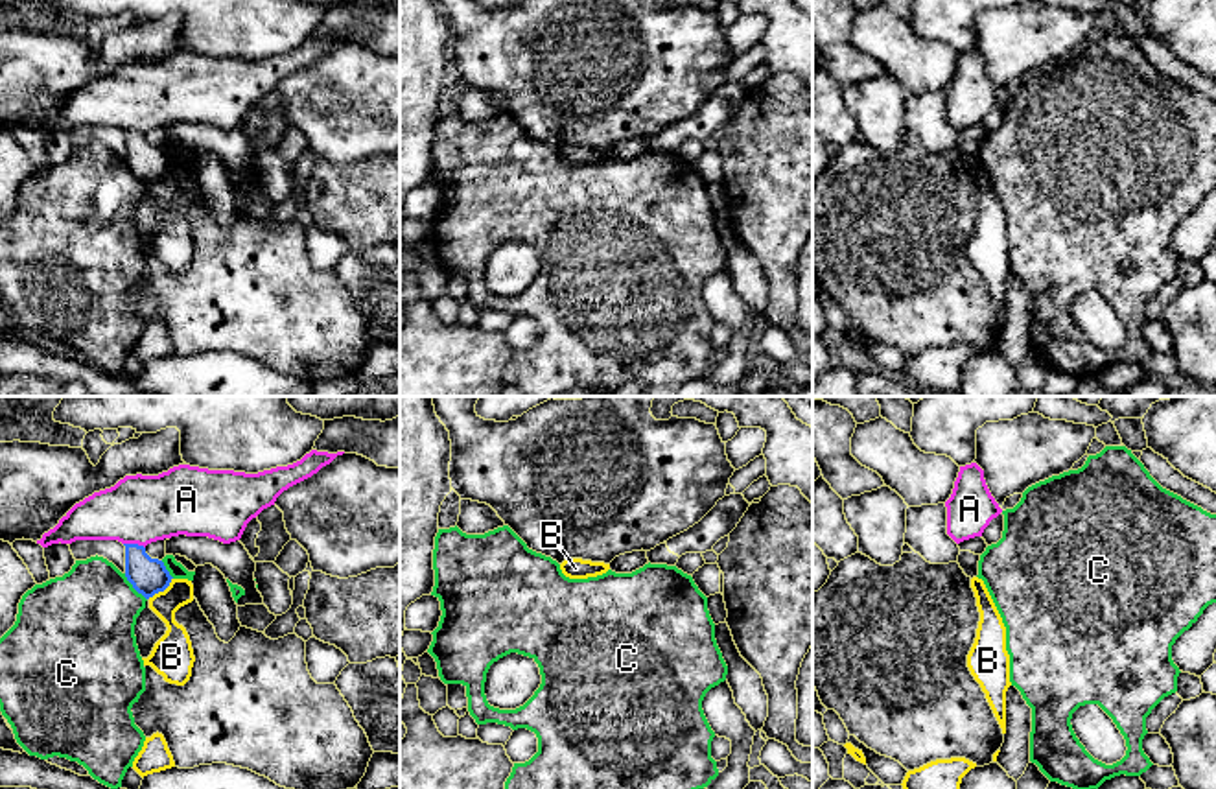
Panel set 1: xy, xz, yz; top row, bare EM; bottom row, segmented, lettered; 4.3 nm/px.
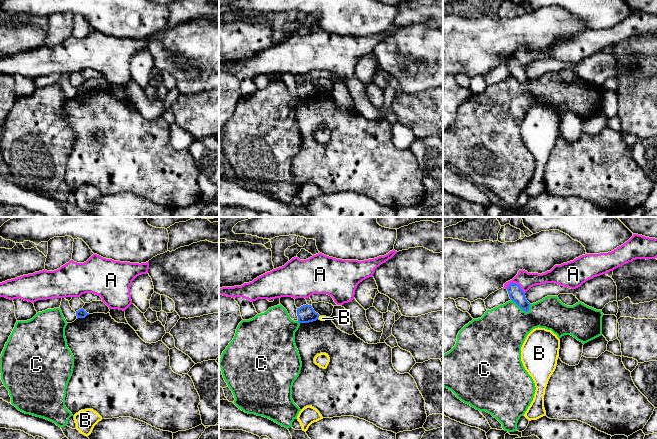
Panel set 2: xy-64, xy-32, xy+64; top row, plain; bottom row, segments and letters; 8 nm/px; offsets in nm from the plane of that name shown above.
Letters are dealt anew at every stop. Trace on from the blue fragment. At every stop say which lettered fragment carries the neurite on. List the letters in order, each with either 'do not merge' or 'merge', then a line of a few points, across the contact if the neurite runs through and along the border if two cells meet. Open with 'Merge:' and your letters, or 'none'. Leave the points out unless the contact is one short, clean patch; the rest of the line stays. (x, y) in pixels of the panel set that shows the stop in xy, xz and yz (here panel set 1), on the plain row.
Merge: none
A: do not merge | xy (124, 129), (135, 129), (144, 135)
B: do not merge | xy (172, 164), (163, 177), (148, 185)
C: do not merge | xy (124, 161), (146, 187)

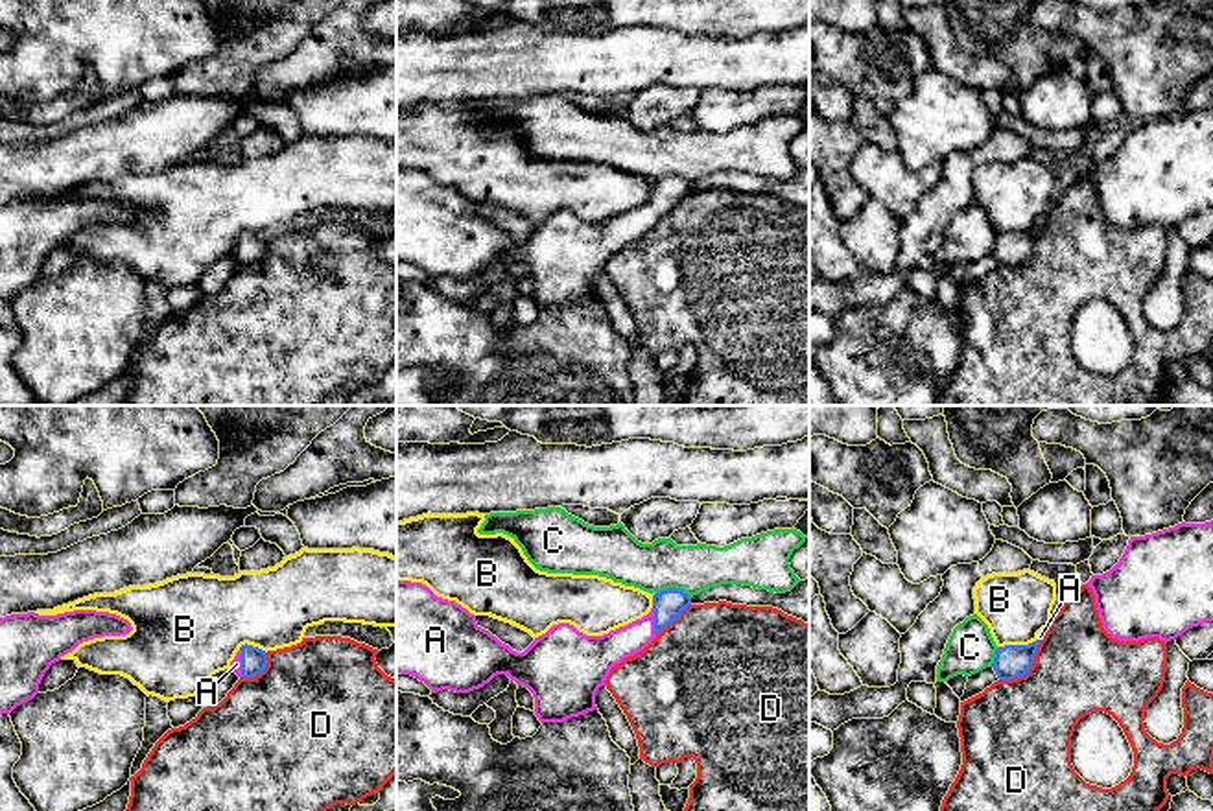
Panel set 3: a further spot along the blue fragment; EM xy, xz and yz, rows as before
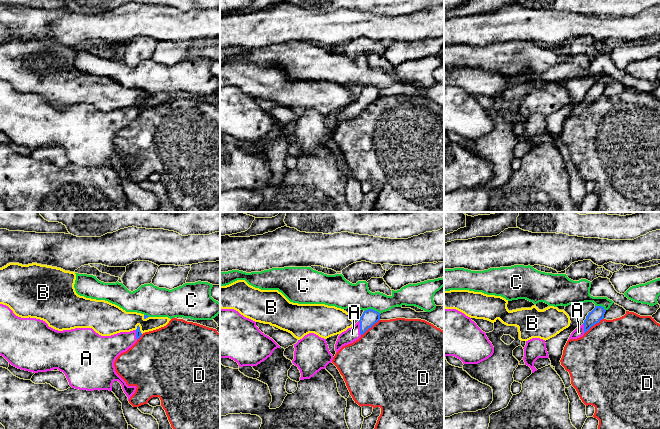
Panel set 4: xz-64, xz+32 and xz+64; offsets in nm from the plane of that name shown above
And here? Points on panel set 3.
Merge: A
A: merge
B: do not merge | yz (1036, 225), (1027, 231), (998, 235)
C: do not merge | xz (655, 179), (681, 176), (690, 185)
D: do not merge | yz (1040, 227), (1033, 253), (1024, 262), (1000, 268)

